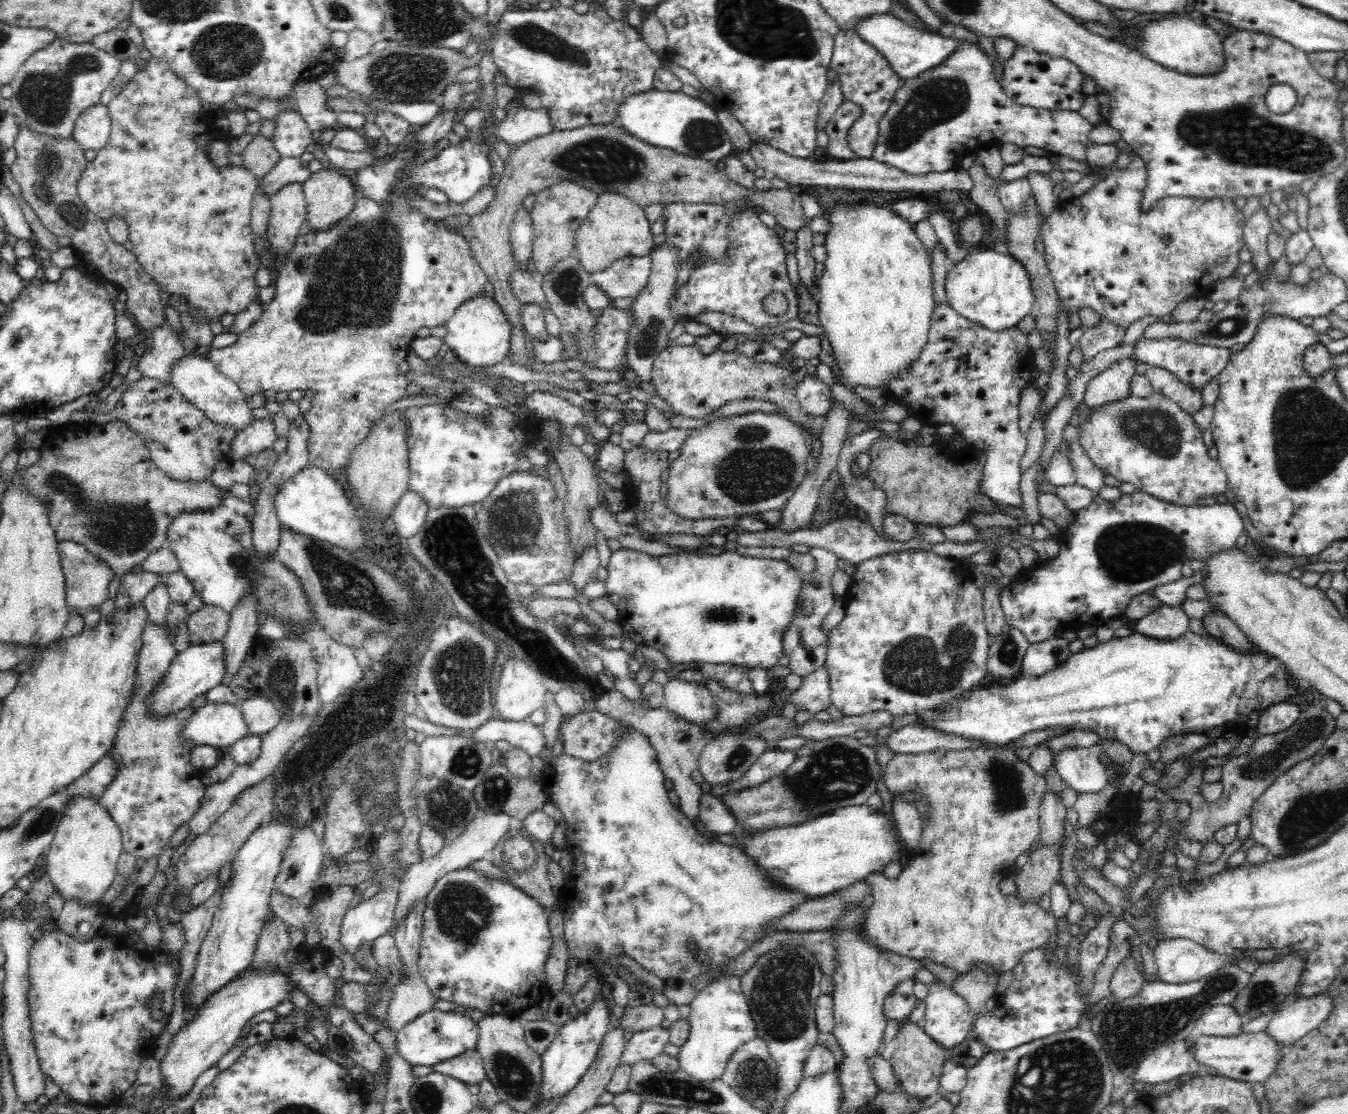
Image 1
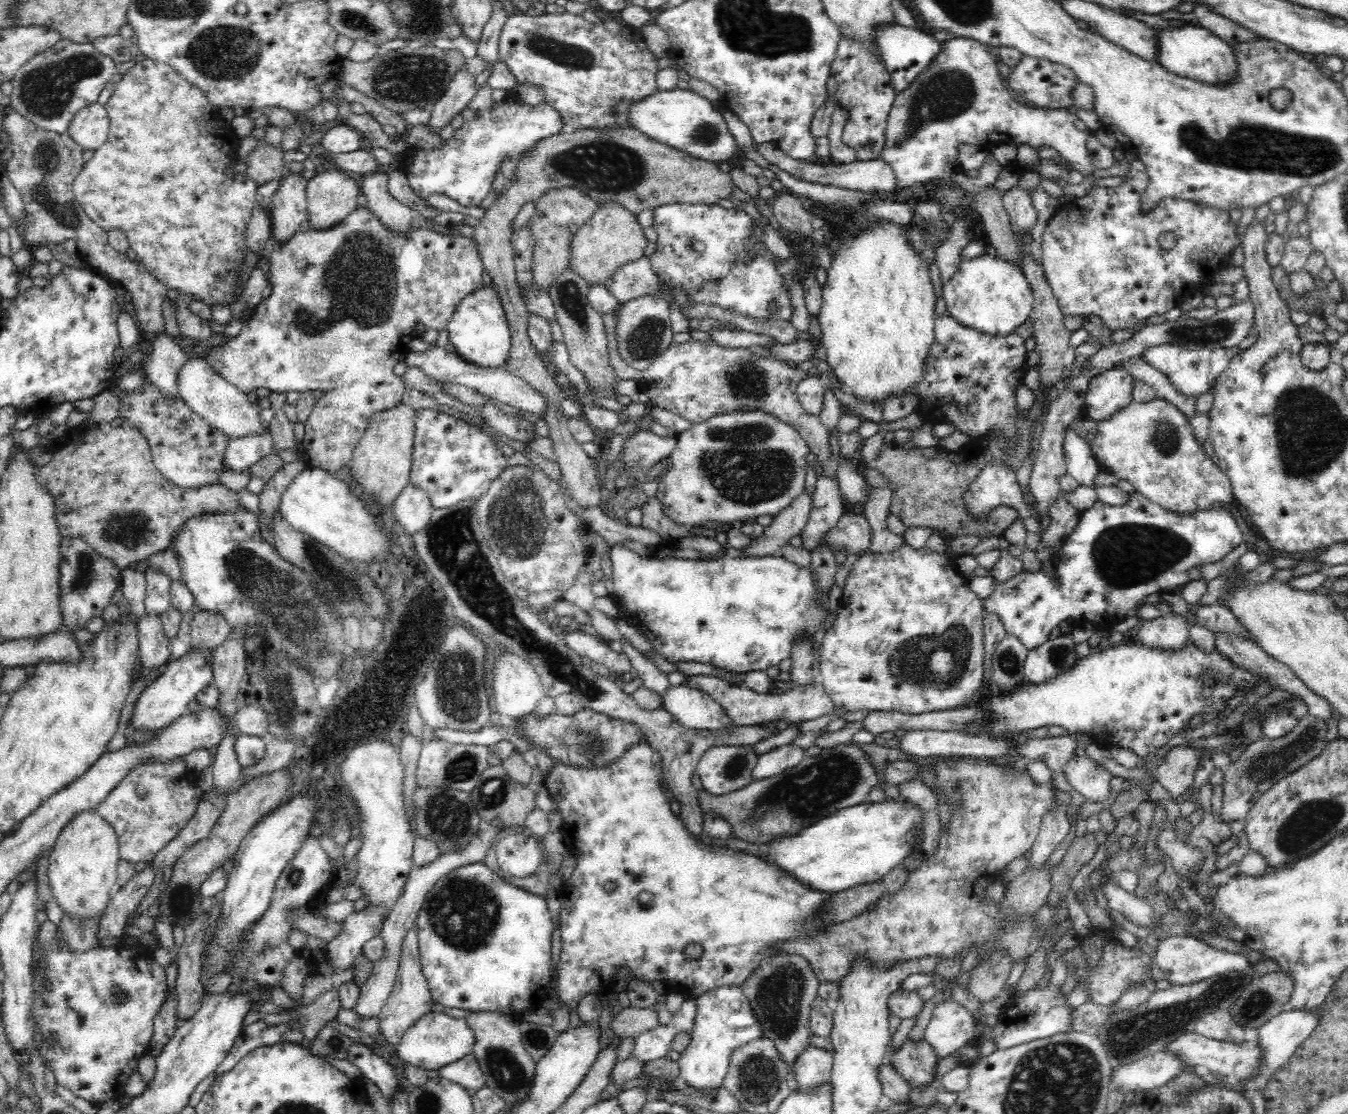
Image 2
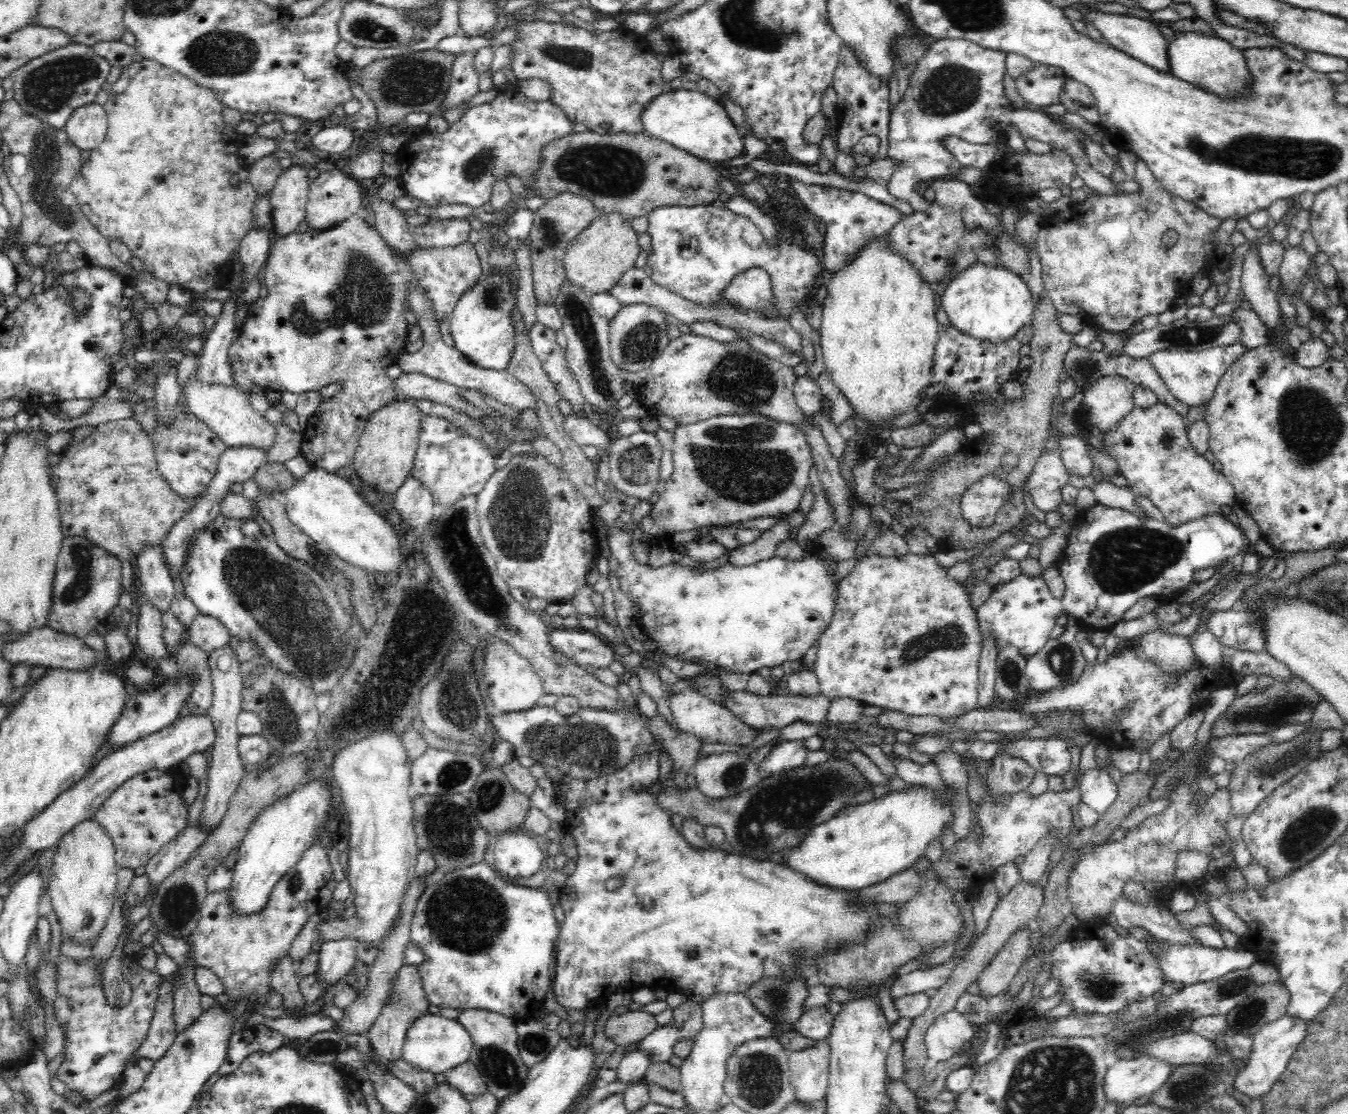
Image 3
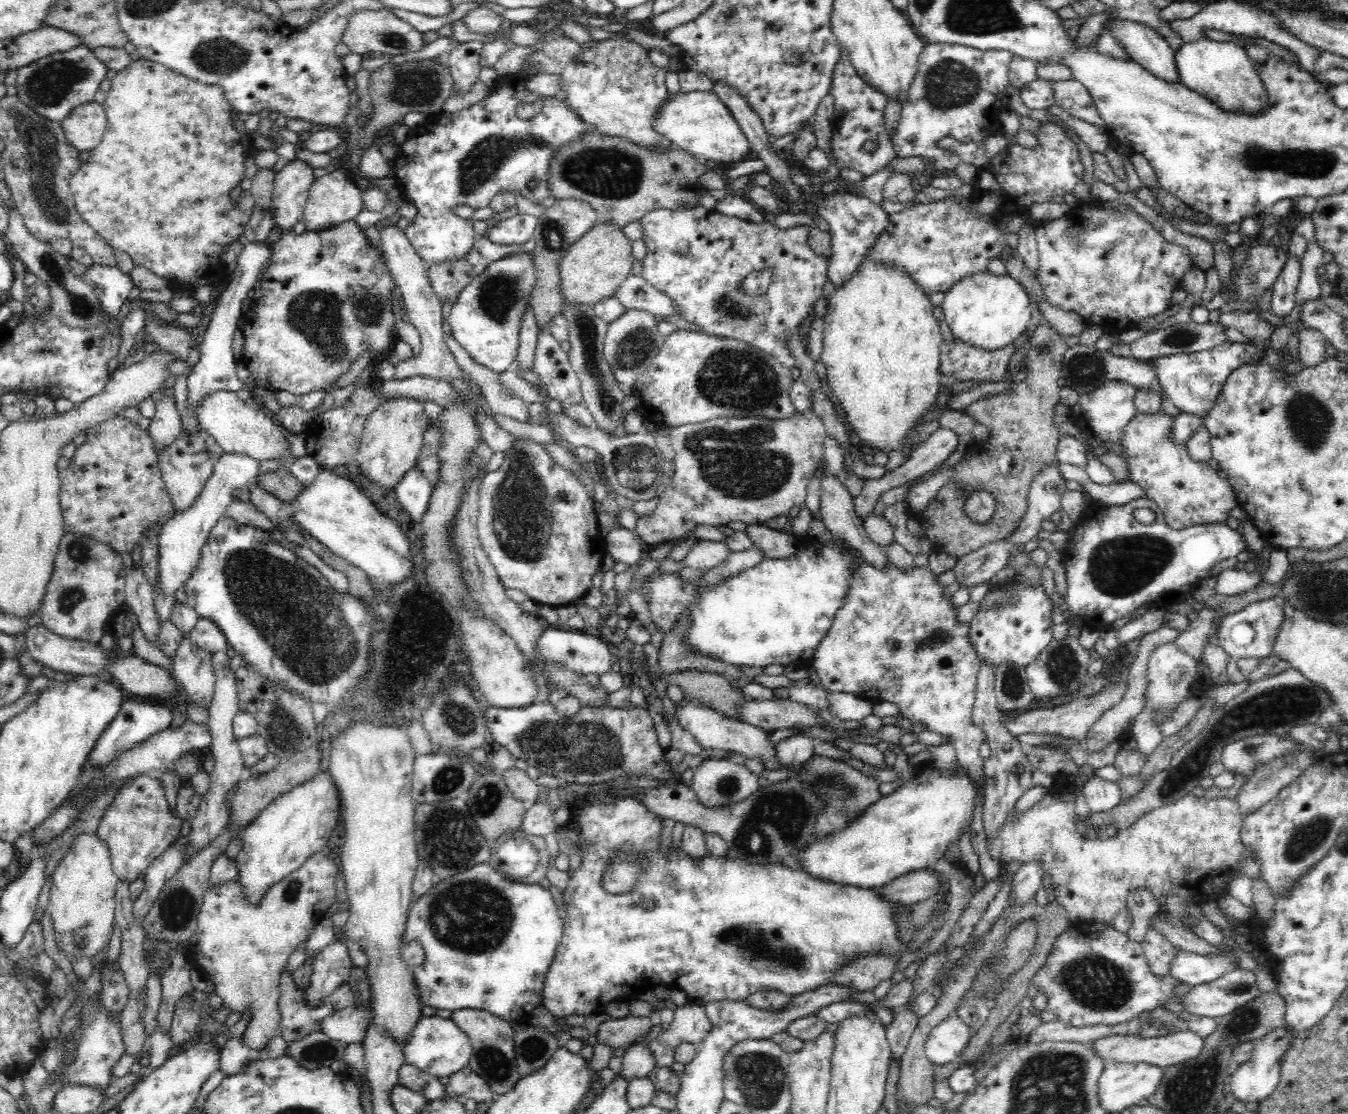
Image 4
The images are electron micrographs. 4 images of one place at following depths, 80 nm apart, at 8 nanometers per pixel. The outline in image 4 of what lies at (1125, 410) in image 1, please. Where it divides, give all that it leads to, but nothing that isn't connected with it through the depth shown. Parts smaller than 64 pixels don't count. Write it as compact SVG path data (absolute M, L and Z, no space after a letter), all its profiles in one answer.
M1160 410L1154 416L1137 413L1126 426L1121 444L1126 452L1131 482L1142 487L1146 497L1162 509L1170 528L1182 530L1206 523L1226 524L1230 510L1237 505L1233 487L1218 476L1215 465L1191 461L1186 453L1187 445L1176 445L1170 441L1168 436L1173 423L1174 417Z

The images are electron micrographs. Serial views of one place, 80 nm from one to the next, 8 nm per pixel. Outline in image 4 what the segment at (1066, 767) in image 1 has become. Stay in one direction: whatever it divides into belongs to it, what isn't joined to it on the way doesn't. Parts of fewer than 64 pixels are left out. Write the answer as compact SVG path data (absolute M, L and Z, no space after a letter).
M1095 774L1083 784L1083 794L1092 812L1112 810L1121 802L1121 790L1117 783L1106 781Z

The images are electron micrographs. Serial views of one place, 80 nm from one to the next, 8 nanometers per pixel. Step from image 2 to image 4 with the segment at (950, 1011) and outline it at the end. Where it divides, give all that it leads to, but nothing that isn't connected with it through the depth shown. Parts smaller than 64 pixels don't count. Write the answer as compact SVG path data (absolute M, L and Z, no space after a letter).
M950 1015L928 1035L925 1055L934 1066L944 1066L954 1062L966 1048L972 1031L960 1017Z

